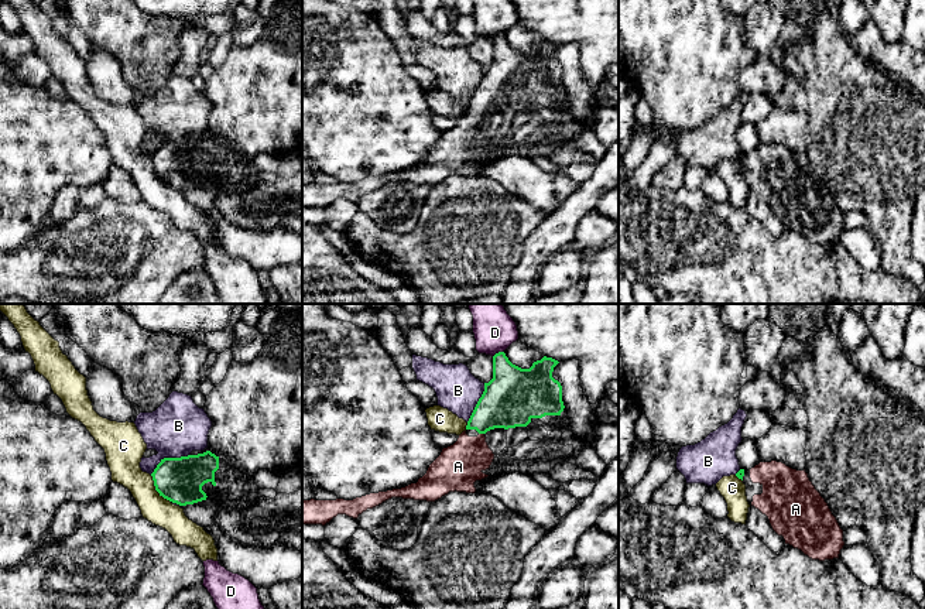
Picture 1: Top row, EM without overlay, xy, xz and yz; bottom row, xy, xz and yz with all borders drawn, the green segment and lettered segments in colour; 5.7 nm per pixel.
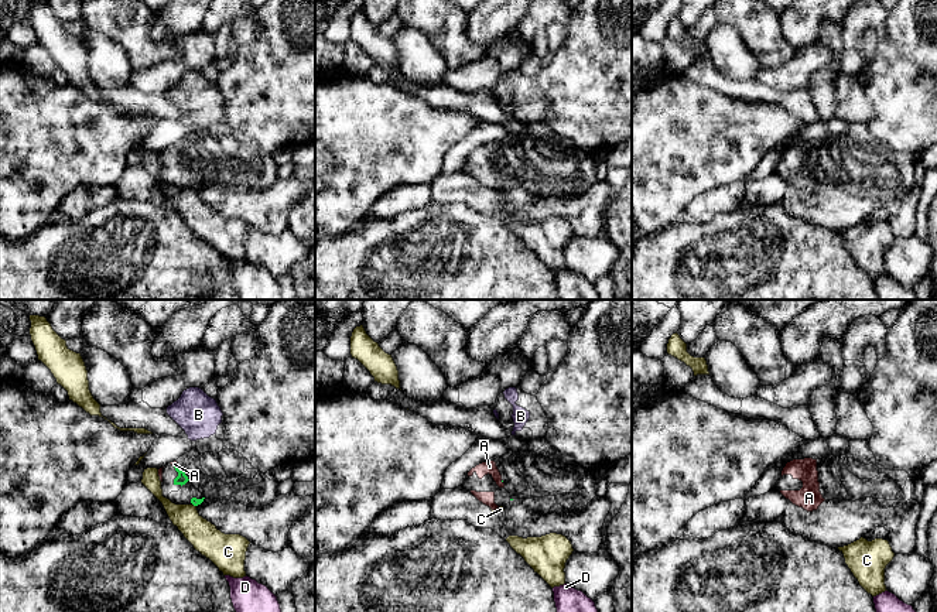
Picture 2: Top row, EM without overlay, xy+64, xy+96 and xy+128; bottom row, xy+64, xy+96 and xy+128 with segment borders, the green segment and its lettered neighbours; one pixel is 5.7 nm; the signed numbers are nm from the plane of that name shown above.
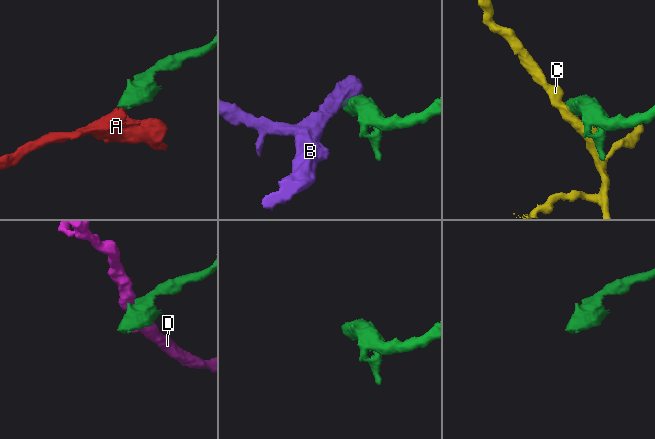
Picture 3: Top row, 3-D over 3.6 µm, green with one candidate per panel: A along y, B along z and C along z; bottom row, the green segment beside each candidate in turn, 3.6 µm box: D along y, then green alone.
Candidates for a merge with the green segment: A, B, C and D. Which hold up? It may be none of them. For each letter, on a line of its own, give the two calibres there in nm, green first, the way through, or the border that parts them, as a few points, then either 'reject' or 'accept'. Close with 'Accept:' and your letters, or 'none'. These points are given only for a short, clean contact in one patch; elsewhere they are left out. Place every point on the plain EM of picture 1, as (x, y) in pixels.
A: 320/260 nm | across xz (510, 82), (482, 116), (475, 133), (458, 150) | accept
B: 260/320 nm | along xy (189, 137), (164, 142), (150, 157) | reject
C: 260/190 nm | along xy (150, 158), (154, 171), (170, 185) | reject
D: 300/200 nm | reject
Accept: A

